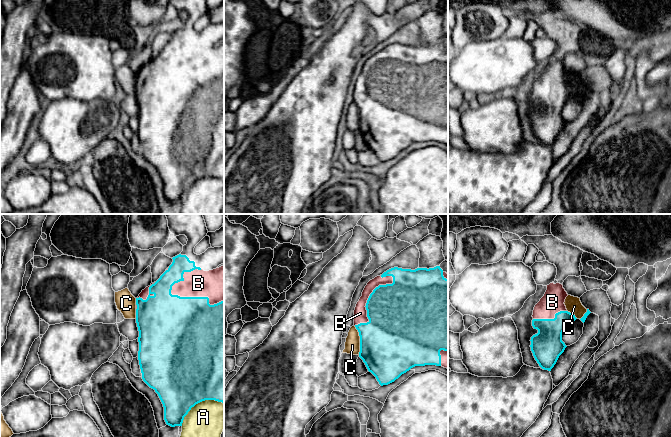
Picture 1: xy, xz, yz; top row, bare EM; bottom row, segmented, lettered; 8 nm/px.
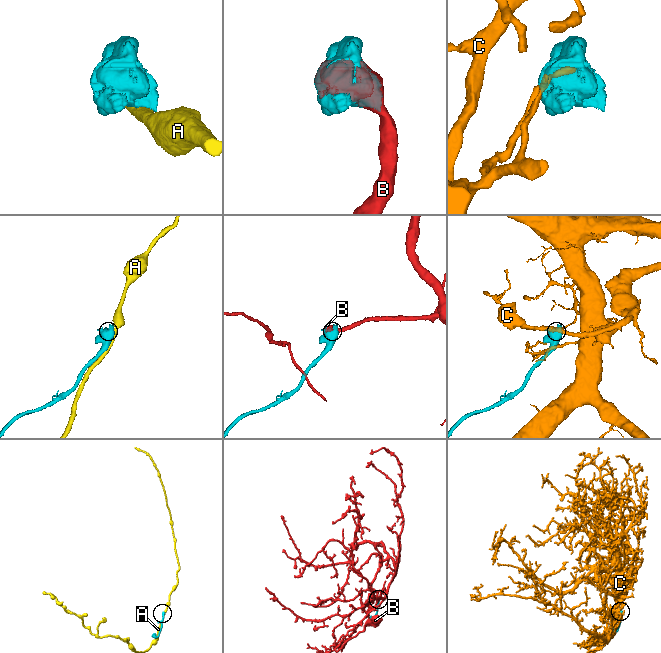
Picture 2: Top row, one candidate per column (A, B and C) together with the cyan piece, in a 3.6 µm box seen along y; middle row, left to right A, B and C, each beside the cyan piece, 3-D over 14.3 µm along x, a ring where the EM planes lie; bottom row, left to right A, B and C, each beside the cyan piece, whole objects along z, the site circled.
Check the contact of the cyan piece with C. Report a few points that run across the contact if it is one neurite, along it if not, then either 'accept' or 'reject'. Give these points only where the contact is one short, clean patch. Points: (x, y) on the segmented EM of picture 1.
reject

